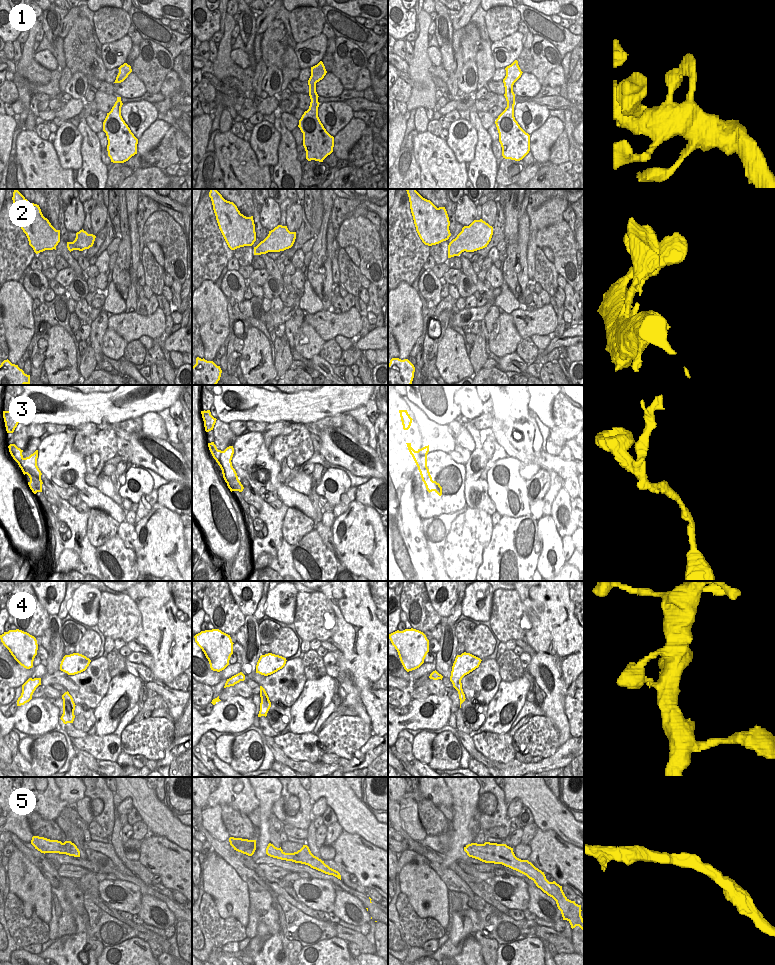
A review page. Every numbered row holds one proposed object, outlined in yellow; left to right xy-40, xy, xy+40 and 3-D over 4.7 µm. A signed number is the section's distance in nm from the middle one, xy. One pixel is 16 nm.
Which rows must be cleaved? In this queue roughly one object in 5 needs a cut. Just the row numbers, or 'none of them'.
3

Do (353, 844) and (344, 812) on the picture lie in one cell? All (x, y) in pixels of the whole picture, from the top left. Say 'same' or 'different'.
different

